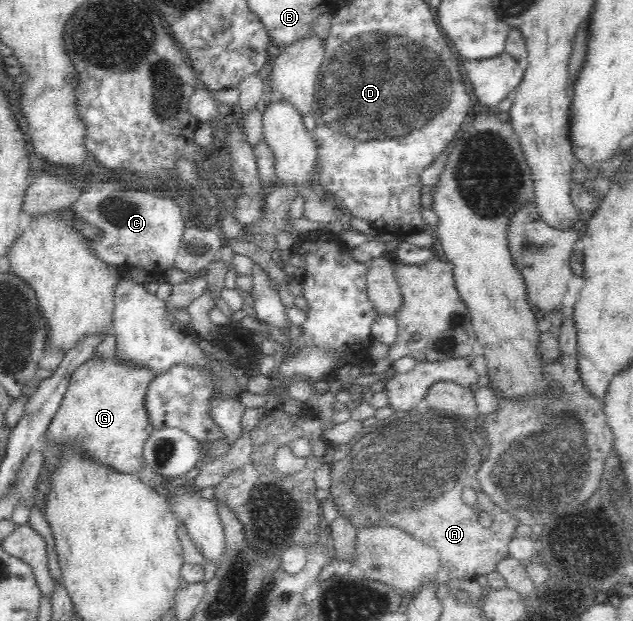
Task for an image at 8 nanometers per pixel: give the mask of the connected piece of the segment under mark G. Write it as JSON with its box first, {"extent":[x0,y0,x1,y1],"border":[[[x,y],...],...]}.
{"extent":[36,354,156,511],"border":[[[116,354],[108,357],[108,359],[98,359],[98,357],[90,355],[83,365],[75,369],[60,408],[50,422],[48,432],[42,441],[43,452],[41,456],[45,464],[43,464],[39,473],[36,508],[42,511],[42,507],[45,505],[46,482],[44,481],[46,481],[46,465],[56,463],[54,457],[56,457],[59,449],[55,448],[59,442],[78,442],[87,453],[93,455],[94,459],[103,461],[106,465],[122,473],[138,473],[144,467],[143,446],[154,431],[154,425],[152,425],[148,410],[146,410],[146,393],[148,393],[150,383],[156,377],[154,370],[146,368],[146,366],[138,366],[138,364],[134,364],[134,361],[129,361],[129,359],[120,359]]]}

